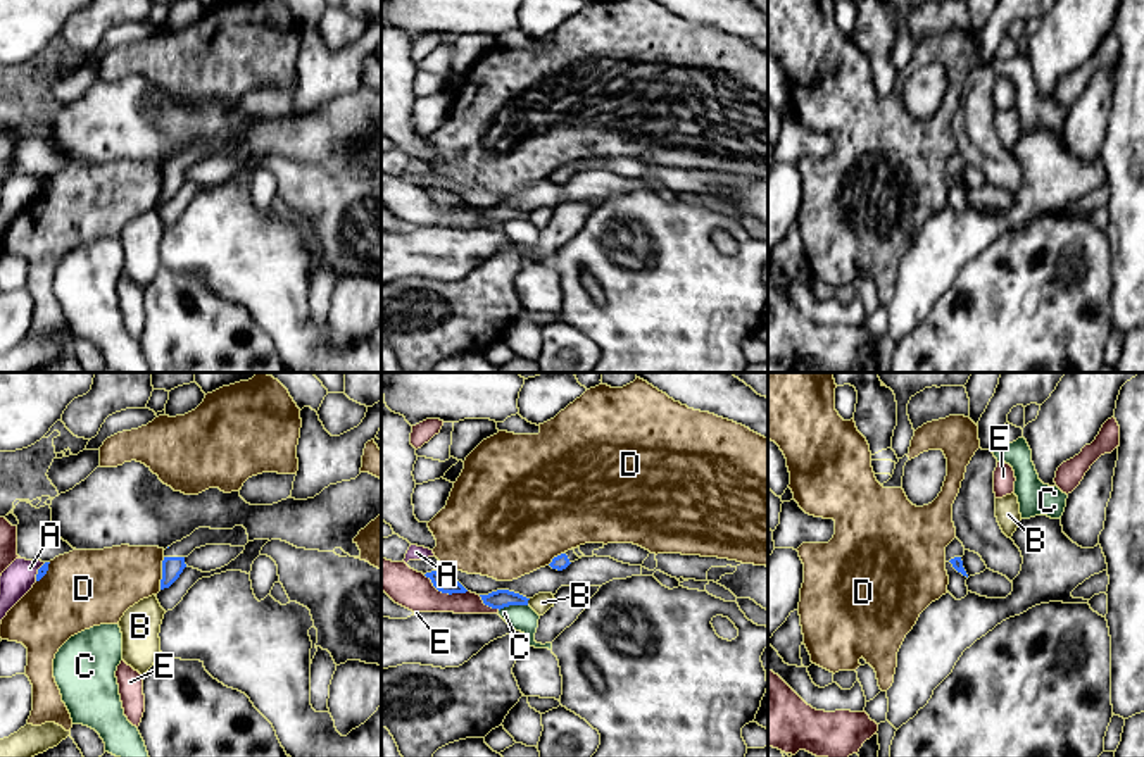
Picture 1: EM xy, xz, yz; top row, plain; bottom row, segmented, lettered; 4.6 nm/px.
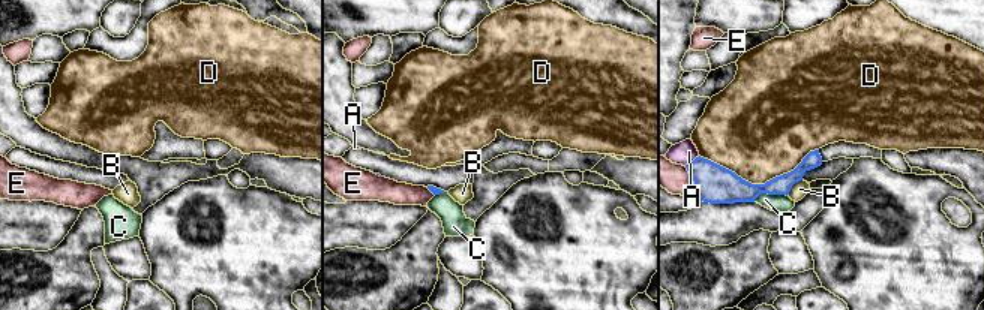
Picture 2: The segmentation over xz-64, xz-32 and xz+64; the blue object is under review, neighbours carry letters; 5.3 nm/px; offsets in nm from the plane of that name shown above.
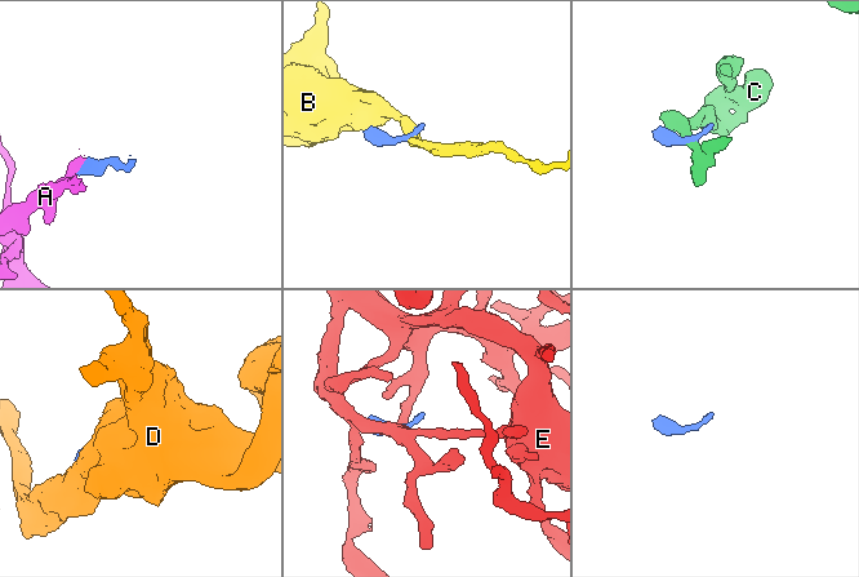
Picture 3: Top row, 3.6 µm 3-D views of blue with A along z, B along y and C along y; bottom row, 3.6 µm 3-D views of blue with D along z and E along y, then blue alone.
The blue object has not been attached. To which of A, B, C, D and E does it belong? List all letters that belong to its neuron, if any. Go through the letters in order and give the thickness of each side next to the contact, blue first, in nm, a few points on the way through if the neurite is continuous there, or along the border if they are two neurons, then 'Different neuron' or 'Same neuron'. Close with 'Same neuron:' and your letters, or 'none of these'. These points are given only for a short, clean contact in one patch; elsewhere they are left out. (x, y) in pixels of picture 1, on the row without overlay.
A: Thickness 50 nm (blue) against 150 nm. Boundary: xy (45, 176), (35, 193). Different neuron
B: Thickness 90 nm (blue) against 90 nm. Boundary: xz (530, 212), (527, 218). Different neuron
C: Thickness 90 nm (blue) against 130 nm. Boundary: xz (527, 218), (509, 218), (499, 225). Different neuron
D: Thickness 100 nm (blue) against 300 nm. Different neuron
E: Thickness 90 nm (blue) against 180 nm. Different neuron
Same neuron: none of these

